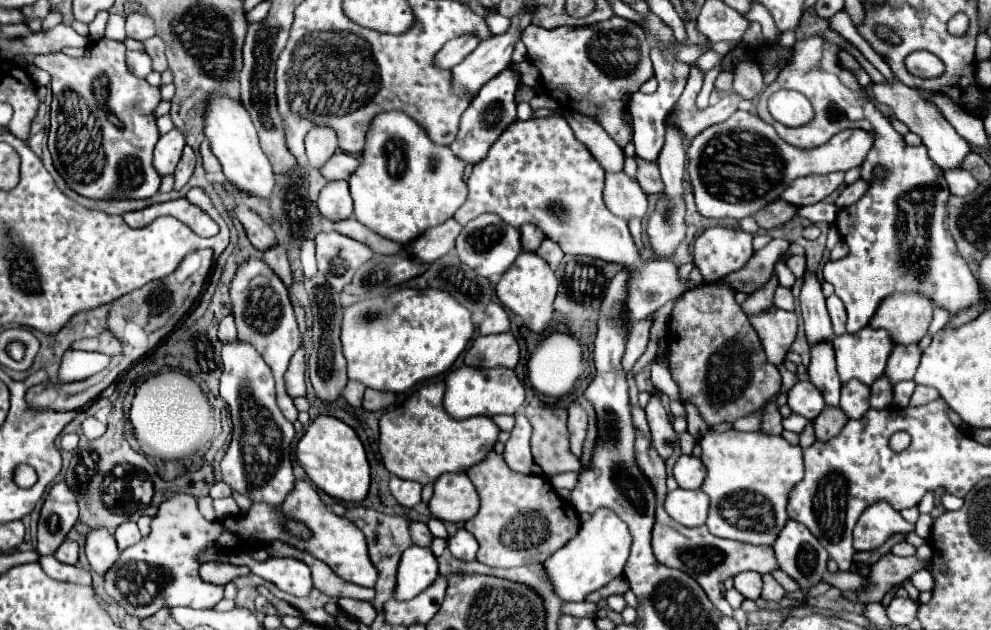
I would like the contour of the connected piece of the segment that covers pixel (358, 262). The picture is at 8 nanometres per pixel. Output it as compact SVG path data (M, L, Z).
M321 231L315 243L317 267L337 291L341 291L353 279L355 271L373 257L373 251L365 243L337 231Z

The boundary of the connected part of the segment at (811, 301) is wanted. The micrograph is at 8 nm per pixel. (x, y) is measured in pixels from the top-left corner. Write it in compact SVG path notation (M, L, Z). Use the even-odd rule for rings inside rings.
M805 271L799 299L801 299L801 315L809 345L833 339L835 333L831 329L829 313L825 307L825 295L821 291L821 281L815 271Z

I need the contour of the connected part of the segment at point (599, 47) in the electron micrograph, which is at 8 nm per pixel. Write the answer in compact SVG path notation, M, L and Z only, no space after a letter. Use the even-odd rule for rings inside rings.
M617 15L587 27L543 29L529 25L523 31L523 43L529 61L541 71L541 81L553 87L553 95L549 97L561 103L563 109L597 119L619 147L629 143L633 131L623 119L627 99L641 87L641 83L653 77L653 65L649 59L651 45L641 25Z

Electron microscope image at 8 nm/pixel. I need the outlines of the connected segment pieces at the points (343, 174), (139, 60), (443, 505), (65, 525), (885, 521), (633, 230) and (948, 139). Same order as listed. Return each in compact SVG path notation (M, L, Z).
M335 153L321 169L319 173L327 179L327 181L335 181L335 179L349 179L353 169L357 169L359 161L353 155L347 153Z
M127 51L127 65L131 69L133 75L145 79L151 71L151 61L147 53L139 53L139 51Z
M443 473L435 481L435 493L429 501L433 517L451 523L465 523L477 515L481 507L479 493L467 473Z
M59 481L49 491L37 529L37 553L39 555L53 555L55 549L61 545L65 535L71 531L79 517L77 497L67 487L65 481Z
M887 503L871 505L857 521L853 531L855 551L873 551L881 547L895 531L913 531L915 525L907 523Z
M638 218L630 219L628 221L628 227L637 248L641 250L644 247L641 241L641 232L642 232L641 220Z
M891 79L891 81L883 81L883 83L873 83L871 87L871 93L873 93L873 99L877 103L883 103L887 107L891 107L891 111L895 113L895 117L899 121L903 121L911 133L917 133L923 141L923 145L929 149L929 157L943 169L953 169L953 167L959 167L961 161L965 159L965 155L971 151L969 149L969 143L953 129L953 125L943 117L943 113L939 111L937 105L933 105L929 99L921 97L915 89L909 89L907 85L903 85L901 81L897 79Z

